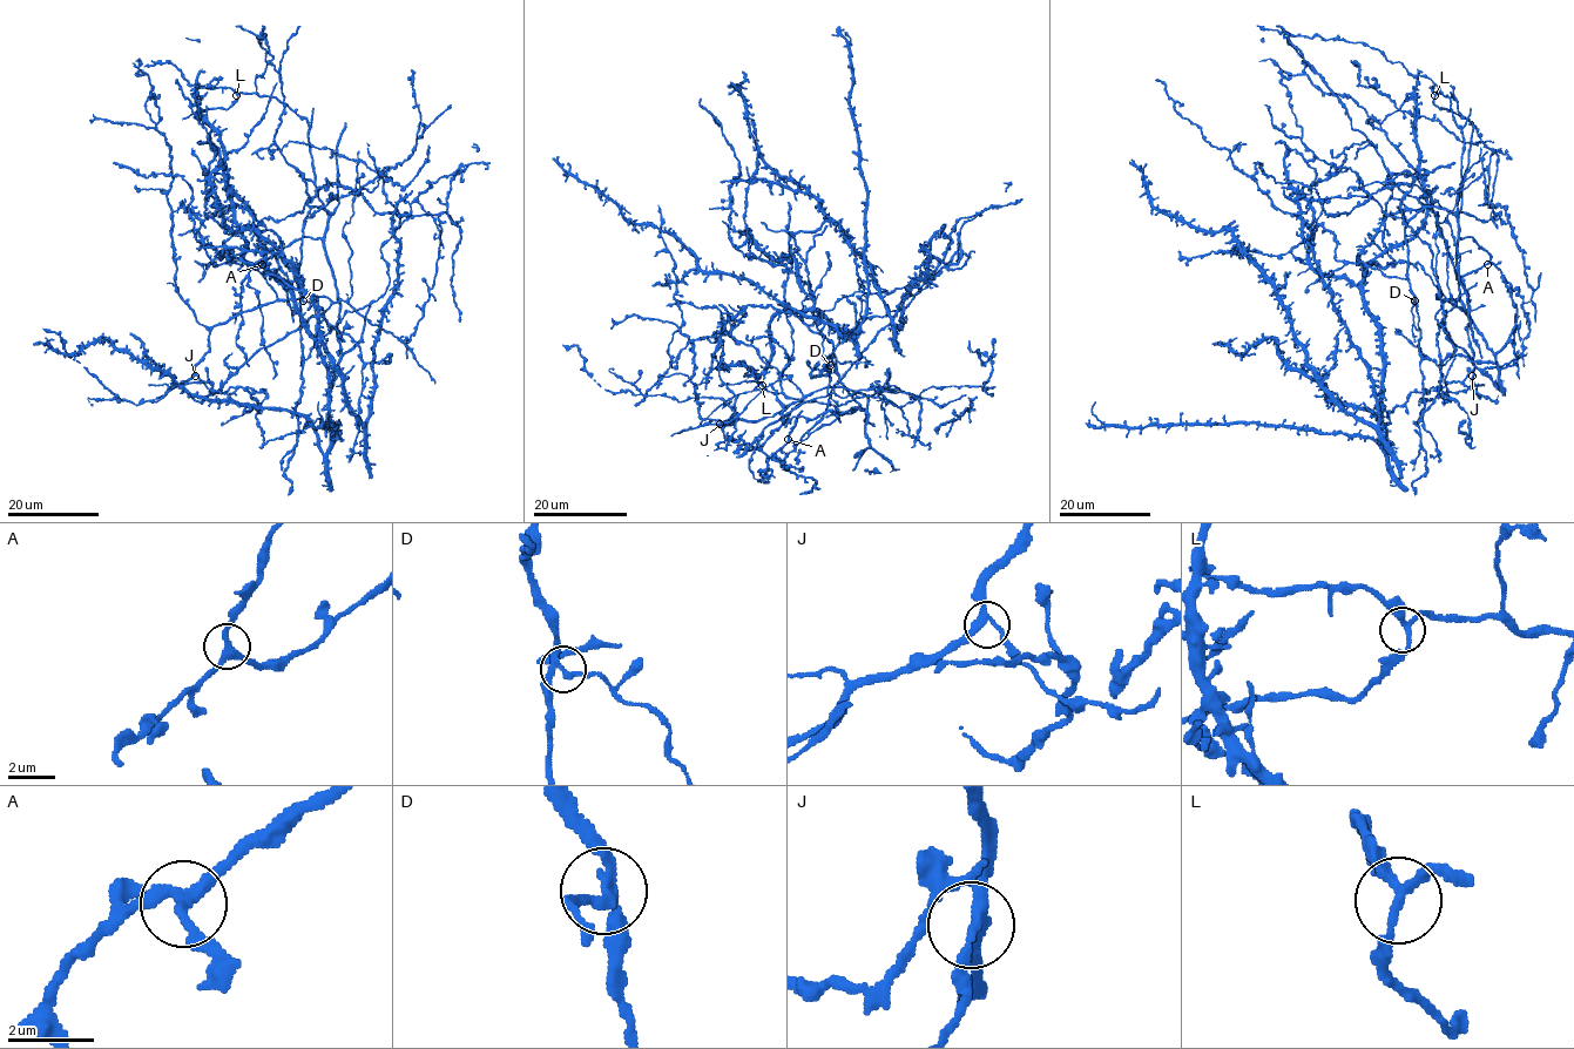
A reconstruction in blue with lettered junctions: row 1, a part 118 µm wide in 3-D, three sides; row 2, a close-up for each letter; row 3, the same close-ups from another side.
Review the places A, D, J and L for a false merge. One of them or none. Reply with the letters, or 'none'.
D

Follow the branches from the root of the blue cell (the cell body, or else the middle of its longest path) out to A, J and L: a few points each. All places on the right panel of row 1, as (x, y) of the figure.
A: (1458, 242), (1472, 237), (1491, 256), (1487, 264)
J: (1458, 242), (1459, 295), (1445, 302), (1437, 298), (1446, 299), (1468, 316), (1472, 376)
L: (1458, 242), (1461, 205), (1461, 129), (1453, 116), (1451, 99), (1443, 93), (1434, 95)

